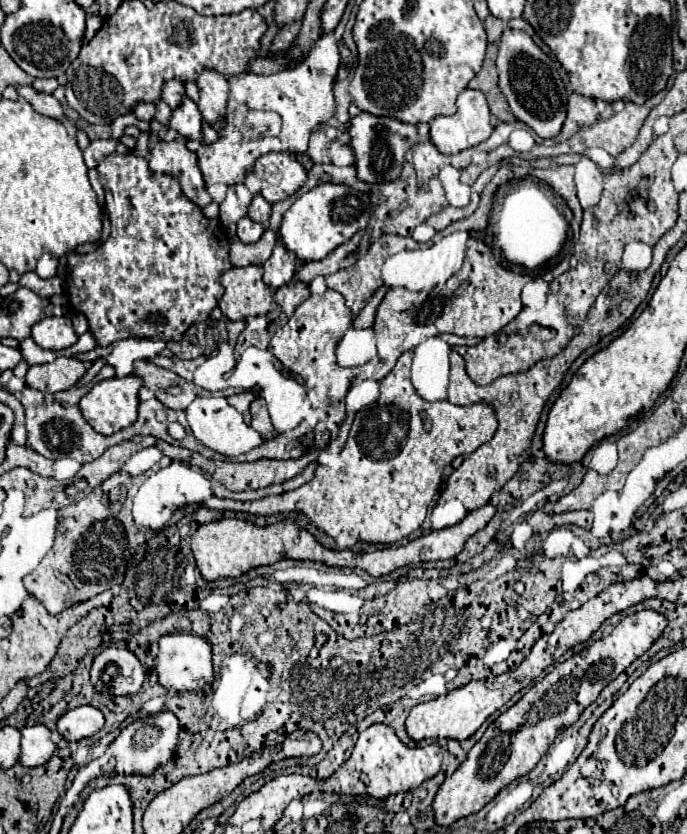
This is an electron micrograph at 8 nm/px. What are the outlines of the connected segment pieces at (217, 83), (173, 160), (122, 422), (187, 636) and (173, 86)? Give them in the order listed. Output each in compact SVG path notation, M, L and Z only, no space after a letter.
M202 69L198 73L196 85L200 91L198 107L202 111L202 117L206 123L214 125L226 113L228 81L222 73L216 73L216 69Z
M182 137L174 141L158 141L148 157L150 169L154 173L170 173L176 175L184 195L200 207L206 207L212 197L206 191L204 175L198 167L198 157L186 147Z
M126 375L126 377L112 377L112 379L104 379L98 381L90 393L86 393L80 399L80 411L84 415L84 419L92 425L94 431L102 433L102 435L112 435L128 425L132 425L138 417L136 409L138 409L138 389L142 387L140 377L136 375Z
M170 633L162 635L160 641L160 653L158 653L158 679L160 685L172 691L200 691L206 685L212 685L214 673L212 673L212 647L198 635L192 633Z
M166 81L164 83L164 89L162 89L162 99L174 109L180 105L180 101L184 99L184 83L182 81Z

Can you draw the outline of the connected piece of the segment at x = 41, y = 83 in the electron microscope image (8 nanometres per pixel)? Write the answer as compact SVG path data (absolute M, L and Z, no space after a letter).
M36 79L34 83L32 83L32 87L36 89L36 91L42 91L42 93L52 93L56 87L58 87L58 79Z

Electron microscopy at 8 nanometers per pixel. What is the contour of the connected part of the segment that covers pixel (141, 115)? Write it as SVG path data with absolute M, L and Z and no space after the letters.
M146 101L138 103L138 105L134 107L134 115L136 115L138 119L150 121L150 119L154 117L154 103L146 103Z

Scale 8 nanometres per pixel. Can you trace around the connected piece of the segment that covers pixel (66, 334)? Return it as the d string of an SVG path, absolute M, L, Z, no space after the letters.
M44 317L32 325L32 339L44 351L62 351L78 341L68 317Z

